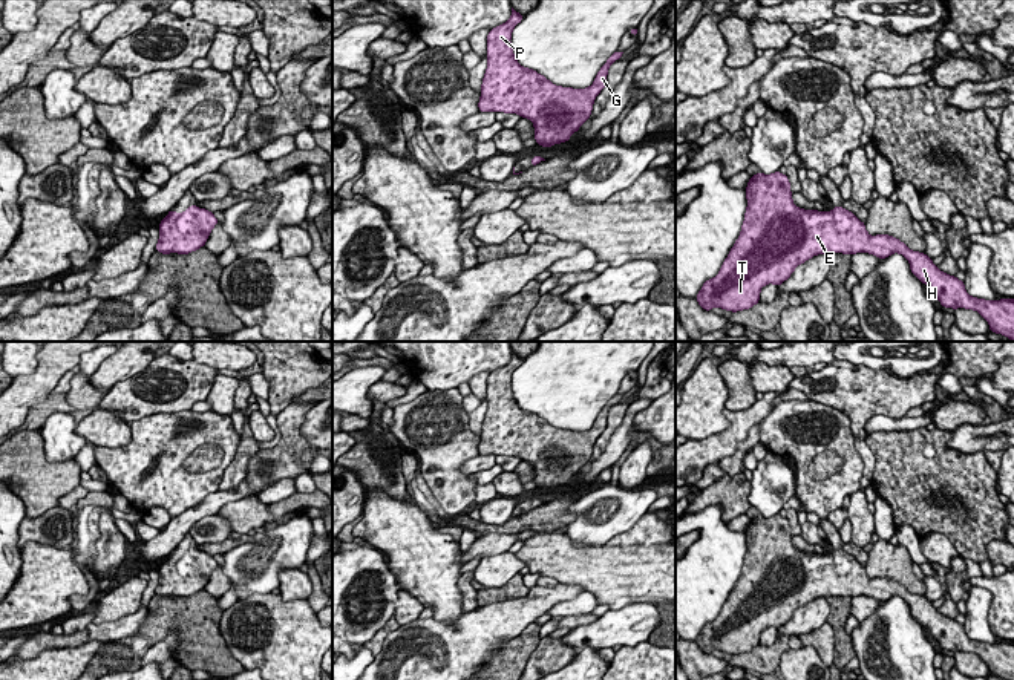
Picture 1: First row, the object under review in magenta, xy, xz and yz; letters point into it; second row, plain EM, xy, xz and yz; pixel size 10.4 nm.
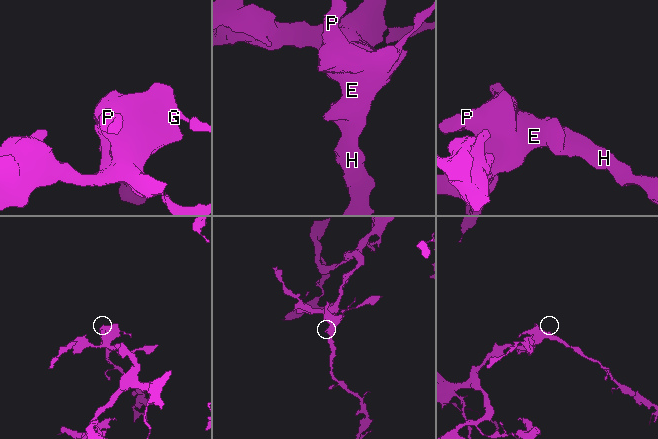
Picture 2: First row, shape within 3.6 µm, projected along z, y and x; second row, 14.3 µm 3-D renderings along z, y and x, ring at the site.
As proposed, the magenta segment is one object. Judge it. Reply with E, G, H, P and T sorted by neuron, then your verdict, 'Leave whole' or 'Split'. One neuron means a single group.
Groups: E G H P T. Leave whole

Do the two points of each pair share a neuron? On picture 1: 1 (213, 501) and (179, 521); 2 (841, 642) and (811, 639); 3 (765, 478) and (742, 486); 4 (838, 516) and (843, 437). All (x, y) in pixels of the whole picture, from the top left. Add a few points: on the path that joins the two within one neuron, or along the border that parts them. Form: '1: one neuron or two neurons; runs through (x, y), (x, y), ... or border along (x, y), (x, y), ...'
1: one neuron; runs through (206, 507), (187, 518)
2: two neurons; border along (827, 621), (834, 633), (834, 663)
3: two neurons; border along (751, 483), (749, 504)
4: two neurons; border along (841, 507), (837, 507), (826, 516)

